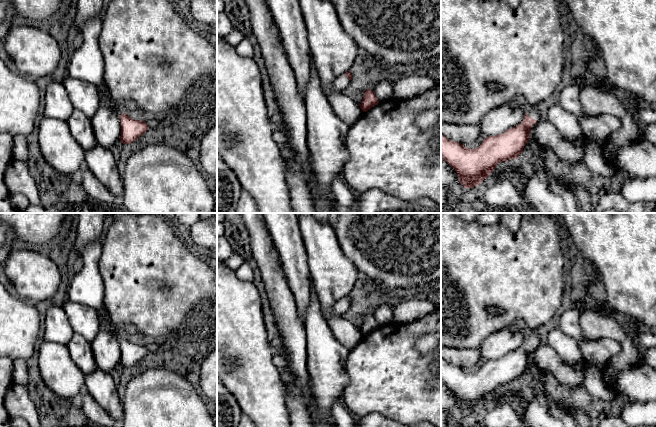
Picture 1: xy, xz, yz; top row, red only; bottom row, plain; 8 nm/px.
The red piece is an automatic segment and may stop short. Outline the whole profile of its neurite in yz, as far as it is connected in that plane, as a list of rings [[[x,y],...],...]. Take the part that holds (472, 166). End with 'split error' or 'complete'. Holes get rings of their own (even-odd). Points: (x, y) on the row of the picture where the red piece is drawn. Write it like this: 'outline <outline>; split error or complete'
outline [[[531,106],[525,111],[524,119],[519,125],[502,134],[484,138],[482,144],[475,149],[469,149],[459,142],[451,141],[441,133],[441,157],[456,171],[459,182],[464,188],[474,188],[494,171],[498,163],[518,158],[530,138],[532,126],[538,119],[539,113],[534,106]]]; split error

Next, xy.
outline [[[110,96],[110,100],[102,104],[109,108],[114,108],[119,115],[121,122],[121,136],[120,141],[123,144],[130,144],[136,141],[141,135],[143,135],[148,129],[148,125],[145,121],[134,120],[125,114],[121,105],[116,103]]]; split error

